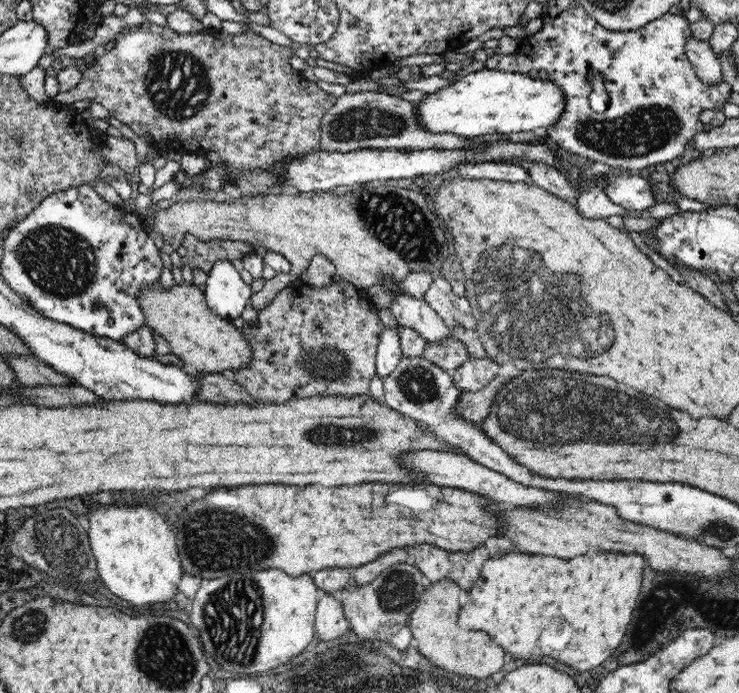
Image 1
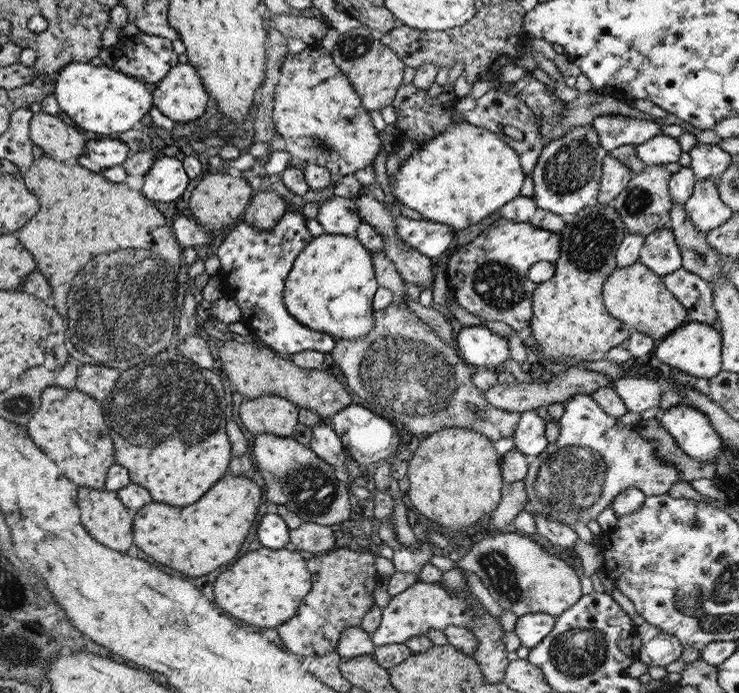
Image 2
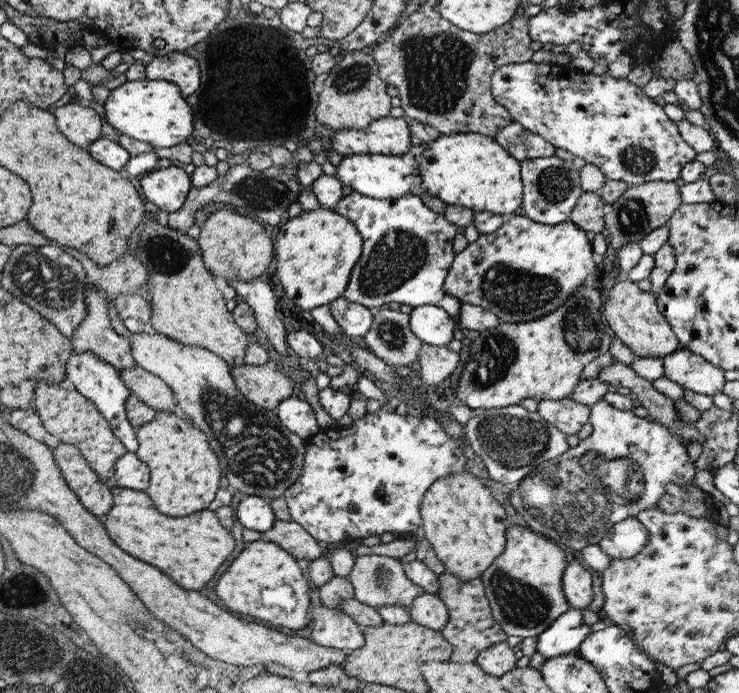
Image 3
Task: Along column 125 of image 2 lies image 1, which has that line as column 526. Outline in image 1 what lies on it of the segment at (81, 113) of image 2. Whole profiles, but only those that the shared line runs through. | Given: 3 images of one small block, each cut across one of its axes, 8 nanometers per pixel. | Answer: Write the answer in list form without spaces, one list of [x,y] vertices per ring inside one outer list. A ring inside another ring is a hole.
[[[478,69],[459,76],[446,88],[424,94],[422,100],[414,104],[418,125],[432,134],[453,134],[474,138],[486,134],[508,135],[512,132],[546,128],[558,120],[564,110],[564,95],[550,81],[532,79],[520,72],[504,72]]]

